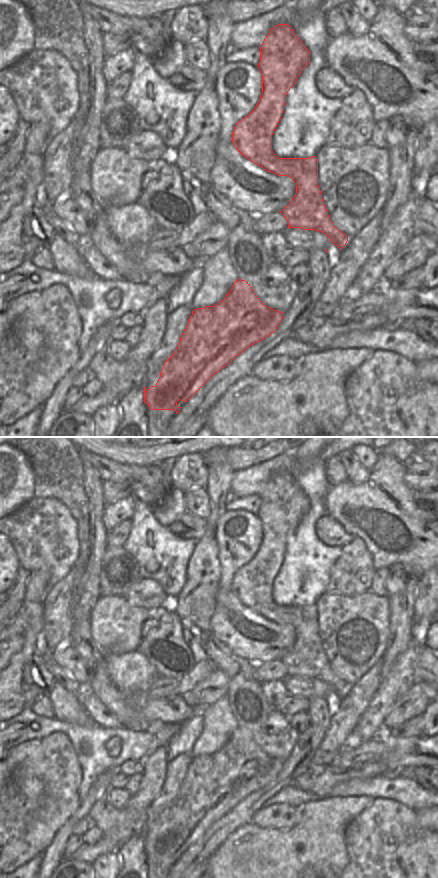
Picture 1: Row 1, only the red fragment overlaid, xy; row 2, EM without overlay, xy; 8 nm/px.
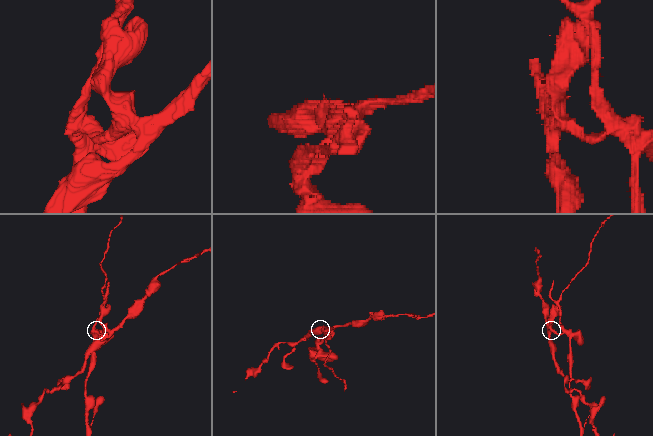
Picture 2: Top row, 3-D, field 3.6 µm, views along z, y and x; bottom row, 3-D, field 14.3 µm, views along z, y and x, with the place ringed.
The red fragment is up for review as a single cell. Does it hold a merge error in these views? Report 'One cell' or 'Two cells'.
Two cells.

